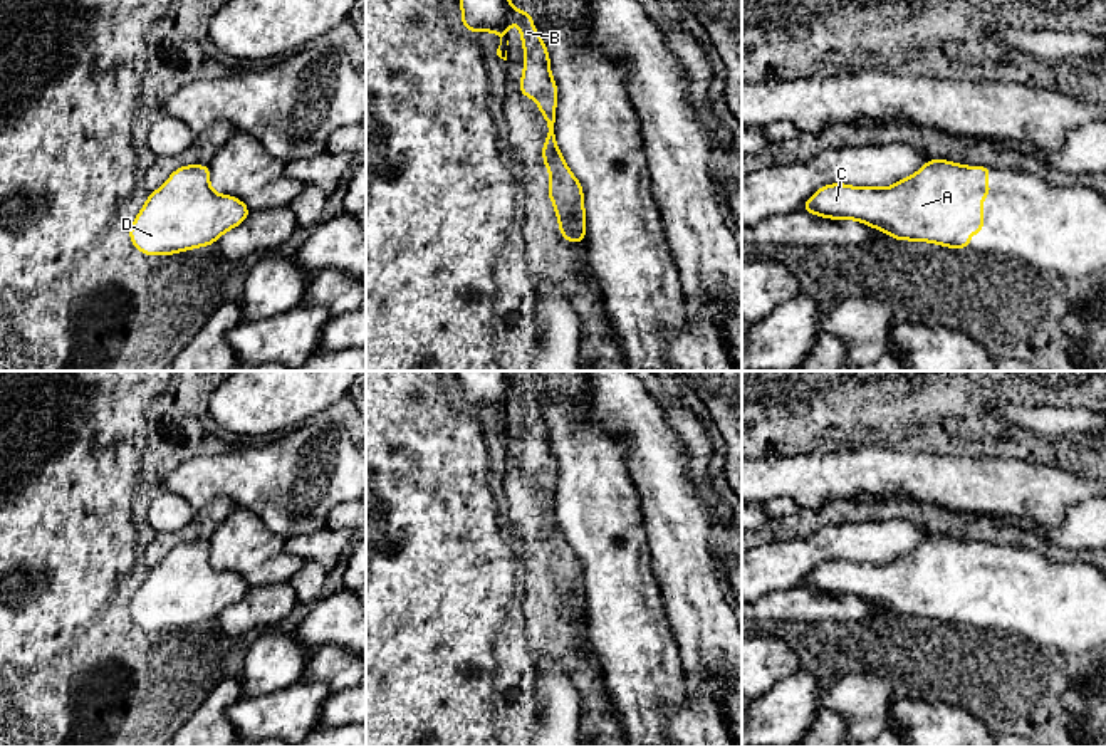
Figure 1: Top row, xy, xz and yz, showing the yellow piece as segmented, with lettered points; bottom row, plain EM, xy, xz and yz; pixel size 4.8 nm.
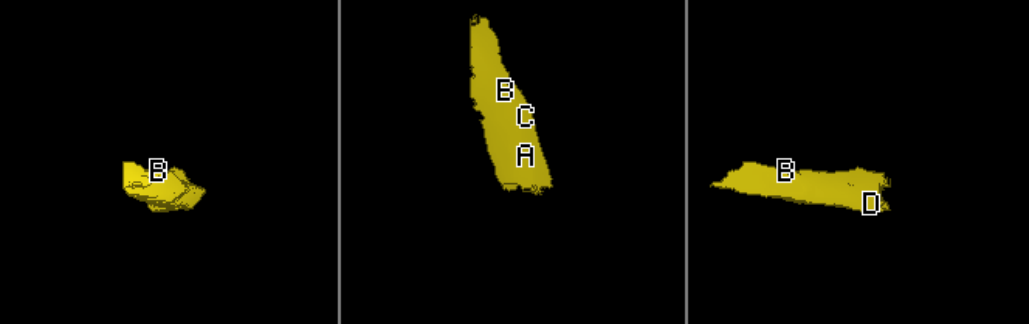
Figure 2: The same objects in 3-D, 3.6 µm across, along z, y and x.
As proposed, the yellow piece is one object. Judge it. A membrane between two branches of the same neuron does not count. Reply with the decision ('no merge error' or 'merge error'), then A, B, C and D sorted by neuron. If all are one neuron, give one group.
no merge error; groups A B C D

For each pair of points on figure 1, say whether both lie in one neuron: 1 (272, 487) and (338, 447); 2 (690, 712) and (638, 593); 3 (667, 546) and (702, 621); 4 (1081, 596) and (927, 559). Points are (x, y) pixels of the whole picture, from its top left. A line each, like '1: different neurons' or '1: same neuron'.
1: same neuron
2: different neurons
3: same neuron
4: same neuron

